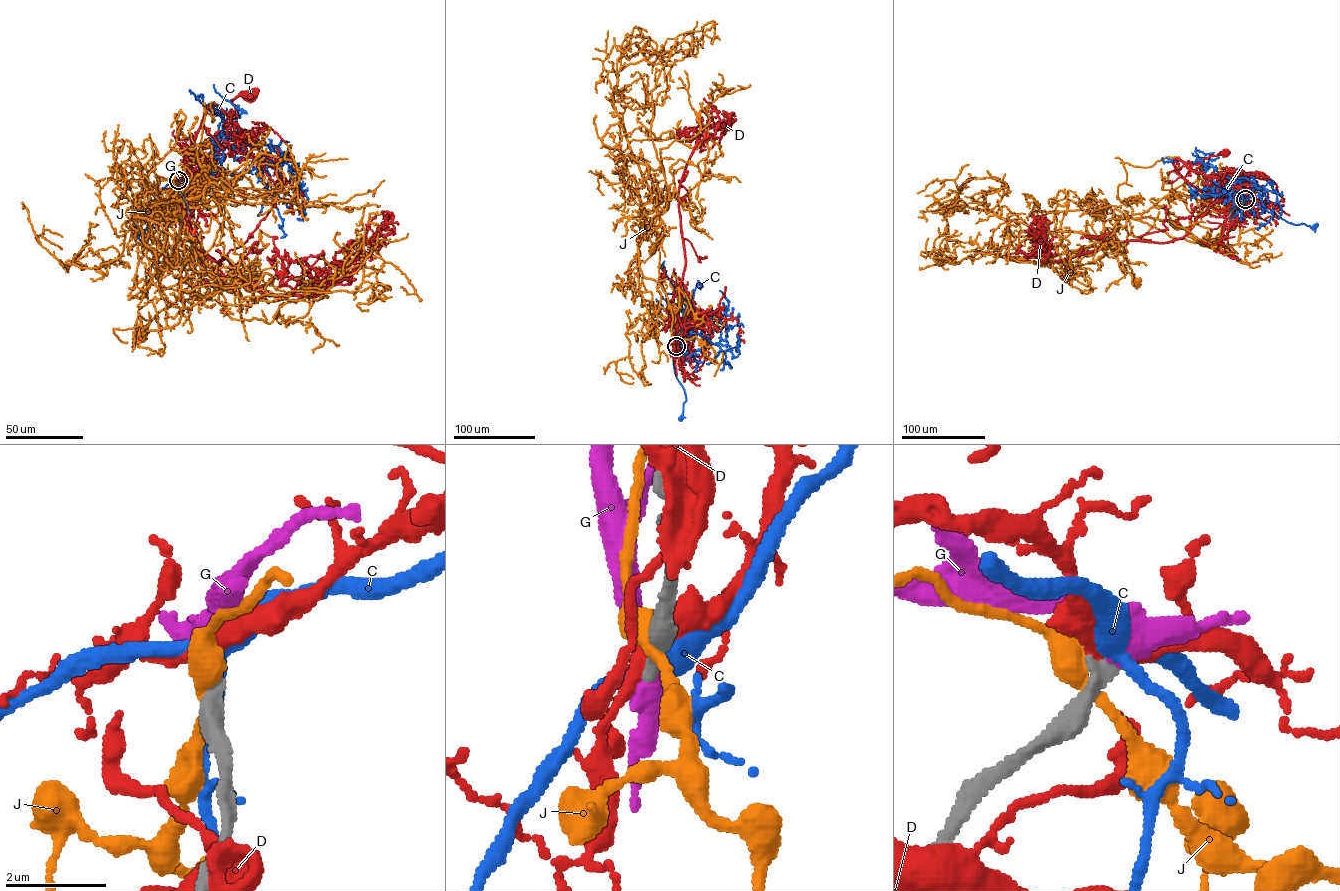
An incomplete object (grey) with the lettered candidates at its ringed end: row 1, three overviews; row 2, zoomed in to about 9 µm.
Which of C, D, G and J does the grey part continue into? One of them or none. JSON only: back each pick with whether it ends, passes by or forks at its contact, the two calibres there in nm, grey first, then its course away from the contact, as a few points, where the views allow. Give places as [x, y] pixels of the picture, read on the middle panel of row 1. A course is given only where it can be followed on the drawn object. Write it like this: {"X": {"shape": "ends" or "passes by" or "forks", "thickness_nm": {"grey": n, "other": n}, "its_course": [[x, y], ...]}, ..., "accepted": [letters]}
{"G": {"shape": "passes by", "thickness_nm": {"grey": 320, "other": 400}}, "accepted": ["G"]}

